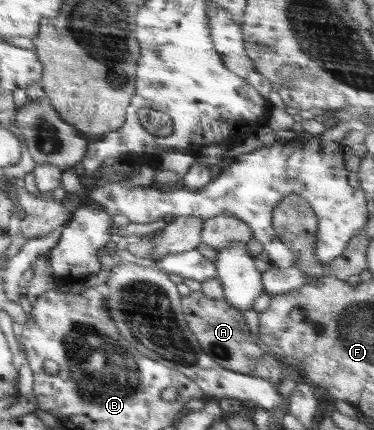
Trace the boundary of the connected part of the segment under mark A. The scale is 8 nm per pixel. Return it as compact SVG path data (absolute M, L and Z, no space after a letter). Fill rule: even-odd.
M201 291L181 297L181 307L189 329L194 333L201 349L220 366L247 375L266 379L279 386L284 368L275 358L262 351L250 336L244 315L232 308L226 300L208 298Z

